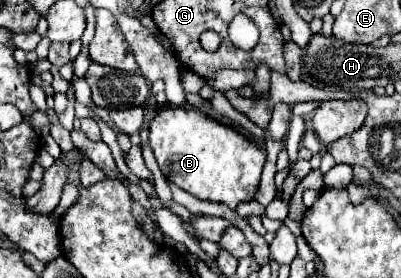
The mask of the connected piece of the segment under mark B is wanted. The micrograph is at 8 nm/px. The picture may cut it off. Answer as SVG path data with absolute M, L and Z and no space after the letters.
M161 109L149 123L149 145L165 177L203 201L225 203L235 209L239 201L251 201L259 187L265 151L227 125L217 123L197 109Z

